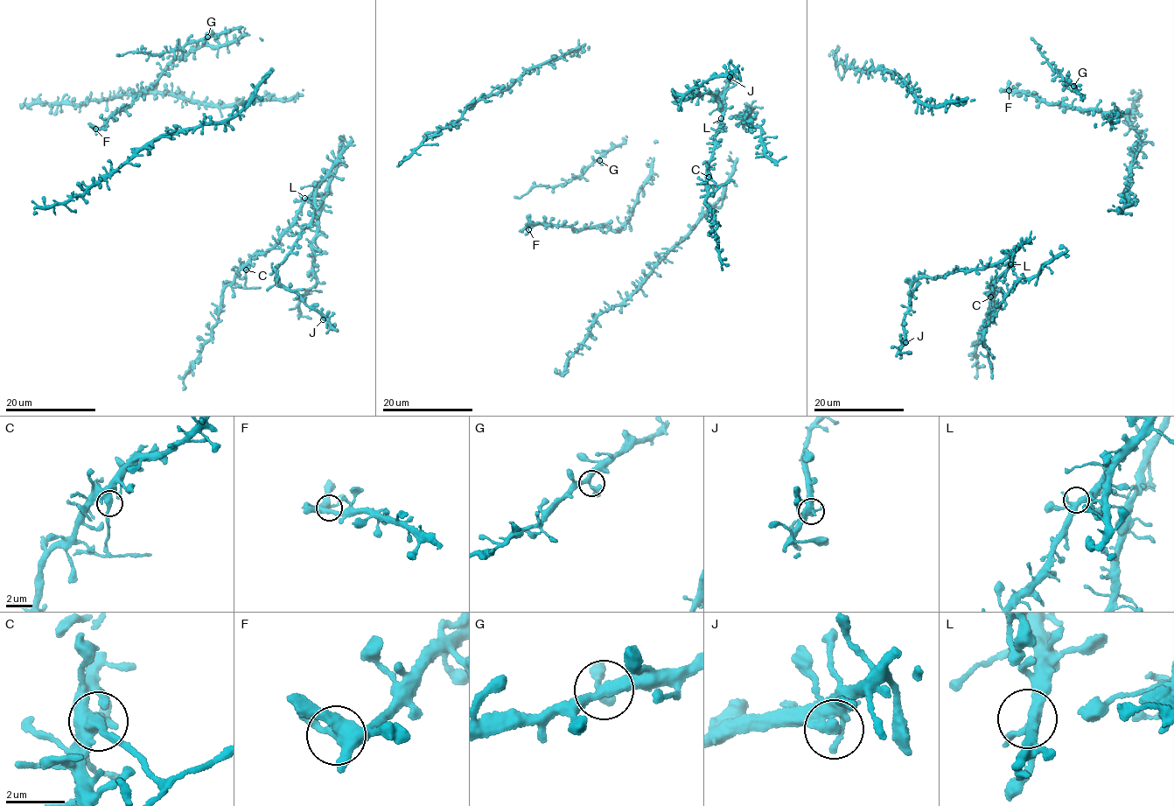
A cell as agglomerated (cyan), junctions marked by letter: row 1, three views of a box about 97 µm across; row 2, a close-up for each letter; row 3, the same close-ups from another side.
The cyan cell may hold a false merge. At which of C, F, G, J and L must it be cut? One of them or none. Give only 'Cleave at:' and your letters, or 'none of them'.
Cleave at: C

